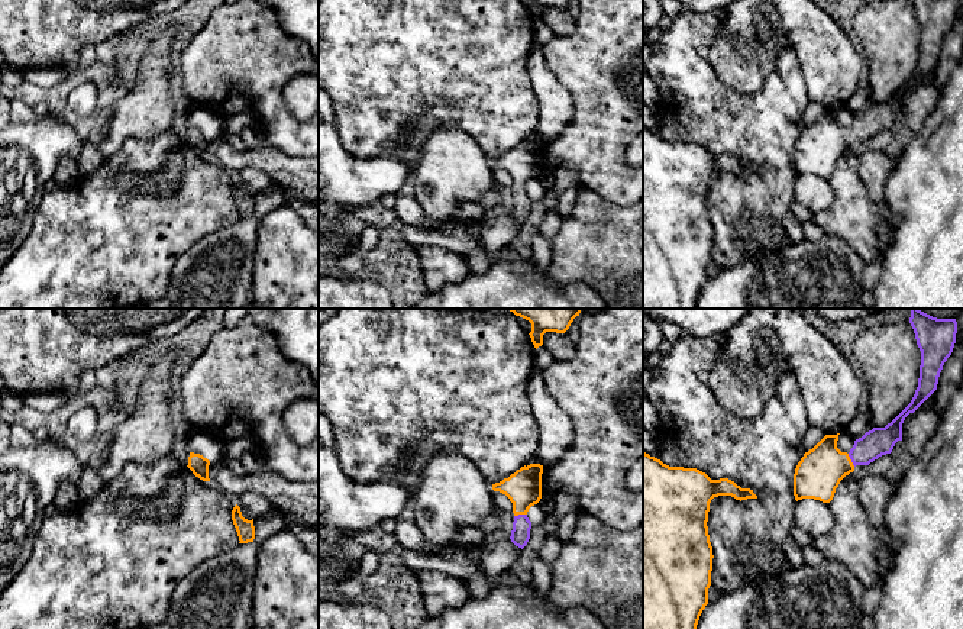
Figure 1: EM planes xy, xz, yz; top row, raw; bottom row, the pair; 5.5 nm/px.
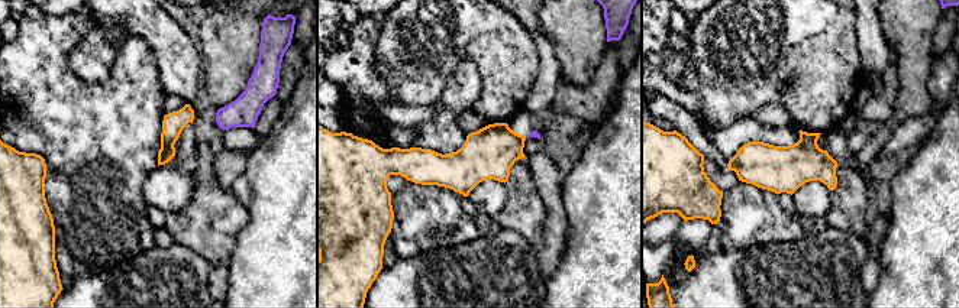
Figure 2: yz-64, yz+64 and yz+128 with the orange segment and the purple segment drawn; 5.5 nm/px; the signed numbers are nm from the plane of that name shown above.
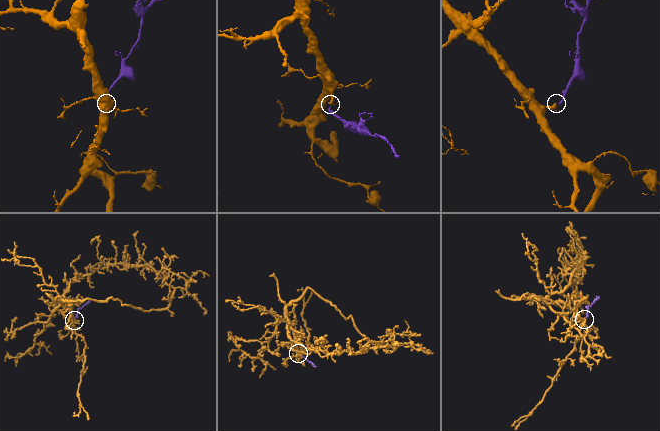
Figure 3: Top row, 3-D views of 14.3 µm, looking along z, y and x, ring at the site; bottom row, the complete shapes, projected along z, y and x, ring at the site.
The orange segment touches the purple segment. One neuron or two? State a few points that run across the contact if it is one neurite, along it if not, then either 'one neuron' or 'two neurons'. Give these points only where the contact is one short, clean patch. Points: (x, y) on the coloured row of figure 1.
xz (523, 487), (520, 513), (520, 534) | one neuron

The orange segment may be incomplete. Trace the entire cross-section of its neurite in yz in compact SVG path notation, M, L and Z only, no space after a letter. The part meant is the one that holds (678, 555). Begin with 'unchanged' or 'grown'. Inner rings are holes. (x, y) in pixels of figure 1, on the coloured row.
unchanged | M643 452L643 629L697 629L708 604L714 555L707 522L710 503L718 496L740 501L757 499L753 490L741 488L728 478L711 480L697 468L669 467Z

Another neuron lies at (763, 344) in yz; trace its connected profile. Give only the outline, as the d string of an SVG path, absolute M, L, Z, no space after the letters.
M749 309L749 312L721 336L721 352L710 372L710 388L723 406L740 419L756 419L772 399L778 378L789 371L802 390L807 415L812 426L821 428L825 435L837 435L847 429L859 406L866 400L866 386L854 372L851 364L837 346L818 332L798 309Z

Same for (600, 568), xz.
M581 515L550 568L547 601L553 607L585 607L605 629L643 629L643 525L615 530L591 515Z

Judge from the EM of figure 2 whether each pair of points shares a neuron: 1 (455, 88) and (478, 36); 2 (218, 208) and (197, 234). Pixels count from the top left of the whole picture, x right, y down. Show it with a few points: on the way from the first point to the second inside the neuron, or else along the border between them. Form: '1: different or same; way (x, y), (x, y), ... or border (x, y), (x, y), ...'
1: different; border (445, 84), (468, 60), (481, 91)
2: same; way (215, 214), (203, 229)

